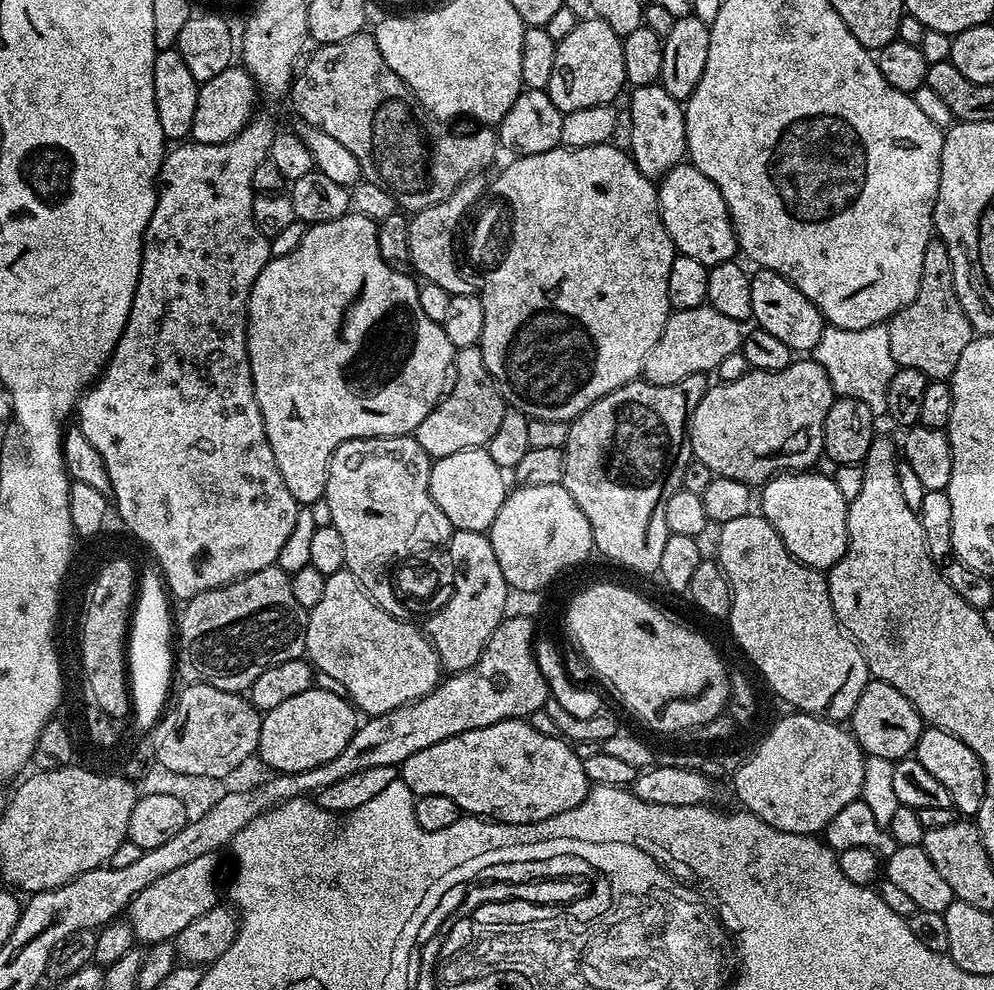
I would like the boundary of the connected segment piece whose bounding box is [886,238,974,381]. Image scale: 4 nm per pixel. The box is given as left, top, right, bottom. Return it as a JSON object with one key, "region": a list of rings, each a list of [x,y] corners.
{"region":[[[934,238],[928,243],[926,255],[922,258],[922,282],[918,282],[918,294],[914,294],[914,302],[895,312],[886,325],[890,336],[890,354],[897,368],[918,370],[926,374],[929,381],[948,380],[952,377],[958,366],[958,358],[962,358],[962,350],[966,350],[968,343],[974,339],[974,329],[970,318],[966,318],[966,310],[962,310],[962,302],[958,302],[954,266],[950,262],[950,250],[946,250],[943,240]]]}

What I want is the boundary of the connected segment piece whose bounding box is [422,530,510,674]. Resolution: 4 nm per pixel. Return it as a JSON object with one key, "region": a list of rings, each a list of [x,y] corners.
{"region":[[[470,530],[453,531],[452,536],[446,542],[446,551],[452,559],[456,582],[446,606],[431,613],[425,619],[428,621],[422,624],[422,628],[438,654],[441,669],[445,673],[455,674],[464,672],[468,668],[475,668],[478,658],[482,658],[482,650],[486,650],[490,638],[494,638],[494,630],[498,630],[498,626],[506,619],[504,607],[508,604],[510,589],[502,574],[502,566],[498,566],[498,558],[494,558],[494,546],[488,541],[485,533]]]}

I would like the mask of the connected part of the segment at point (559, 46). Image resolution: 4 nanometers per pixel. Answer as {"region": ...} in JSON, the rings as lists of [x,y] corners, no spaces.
{"region":[[[595,18],[581,19],[566,34],[556,41],[554,70],[550,73],[547,94],[550,102],[562,113],[586,110],[586,106],[611,105],[612,99],[626,88],[626,61],[622,59],[622,37],[606,22]]]}

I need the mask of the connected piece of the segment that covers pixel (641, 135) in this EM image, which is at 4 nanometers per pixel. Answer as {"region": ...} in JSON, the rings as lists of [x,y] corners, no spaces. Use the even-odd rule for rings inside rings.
{"region":[[[659,82],[642,84],[631,89],[632,103],[627,105],[633,115],[633,142],[630,149],[632,161],[649,178],[663,178],[685,159],[688,143],[686,142],[686,122],[681,101],[674,99]]]}

